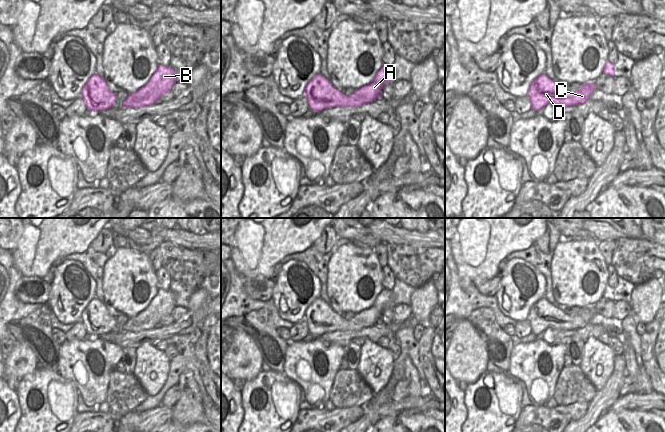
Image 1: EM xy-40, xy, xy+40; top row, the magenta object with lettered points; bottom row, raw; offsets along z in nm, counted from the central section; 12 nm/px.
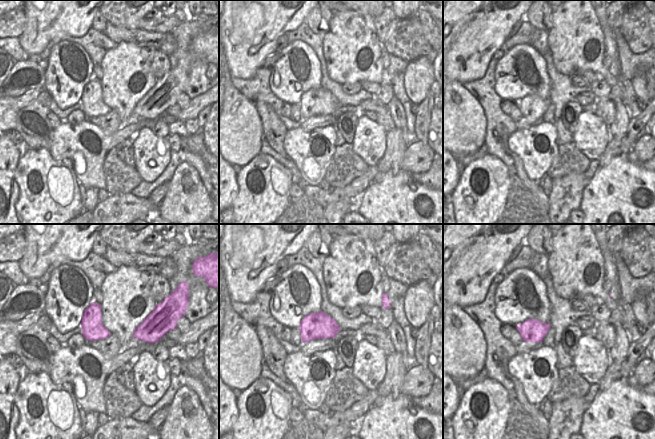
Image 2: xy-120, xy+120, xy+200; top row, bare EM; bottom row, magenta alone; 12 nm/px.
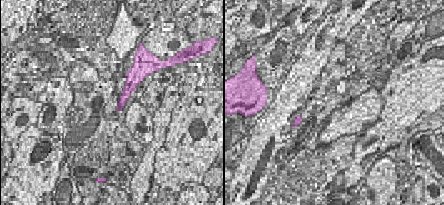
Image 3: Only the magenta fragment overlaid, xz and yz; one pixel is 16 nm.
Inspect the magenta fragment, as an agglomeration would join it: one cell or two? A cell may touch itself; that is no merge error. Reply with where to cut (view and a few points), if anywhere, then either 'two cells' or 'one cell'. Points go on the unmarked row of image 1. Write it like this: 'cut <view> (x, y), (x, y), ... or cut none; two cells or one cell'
cut none; one cell

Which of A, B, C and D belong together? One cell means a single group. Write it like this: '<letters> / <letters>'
A B C D

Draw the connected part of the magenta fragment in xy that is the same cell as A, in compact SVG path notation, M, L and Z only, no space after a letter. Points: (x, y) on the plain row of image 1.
M383 288L370 308L355 313L349 320L334 312L321 298L312 302L304 317L309 332L315 336L333 331L359 331L381 322L383 310L392 304L392 292Z

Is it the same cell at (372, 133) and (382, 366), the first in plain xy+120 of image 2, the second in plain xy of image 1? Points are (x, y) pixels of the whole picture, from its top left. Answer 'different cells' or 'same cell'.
same cell

